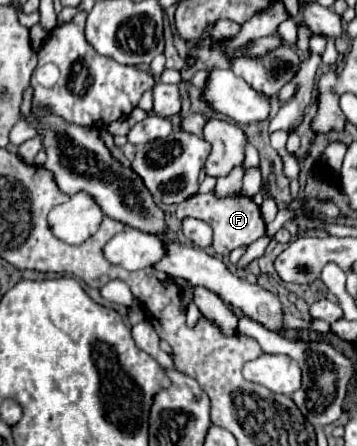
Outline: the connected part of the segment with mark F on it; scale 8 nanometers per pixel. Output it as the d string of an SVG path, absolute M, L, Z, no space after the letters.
M215 190L207 194L195 194L177 206L177 218L183 220L185 216L199 218L213 228L213 250L221 256L229 256L231 250L239 246L249 246L251 242L255 242L265 234L265 222L259 206L253 202L253 198L243 194L233 194L225 198L219 198Z

